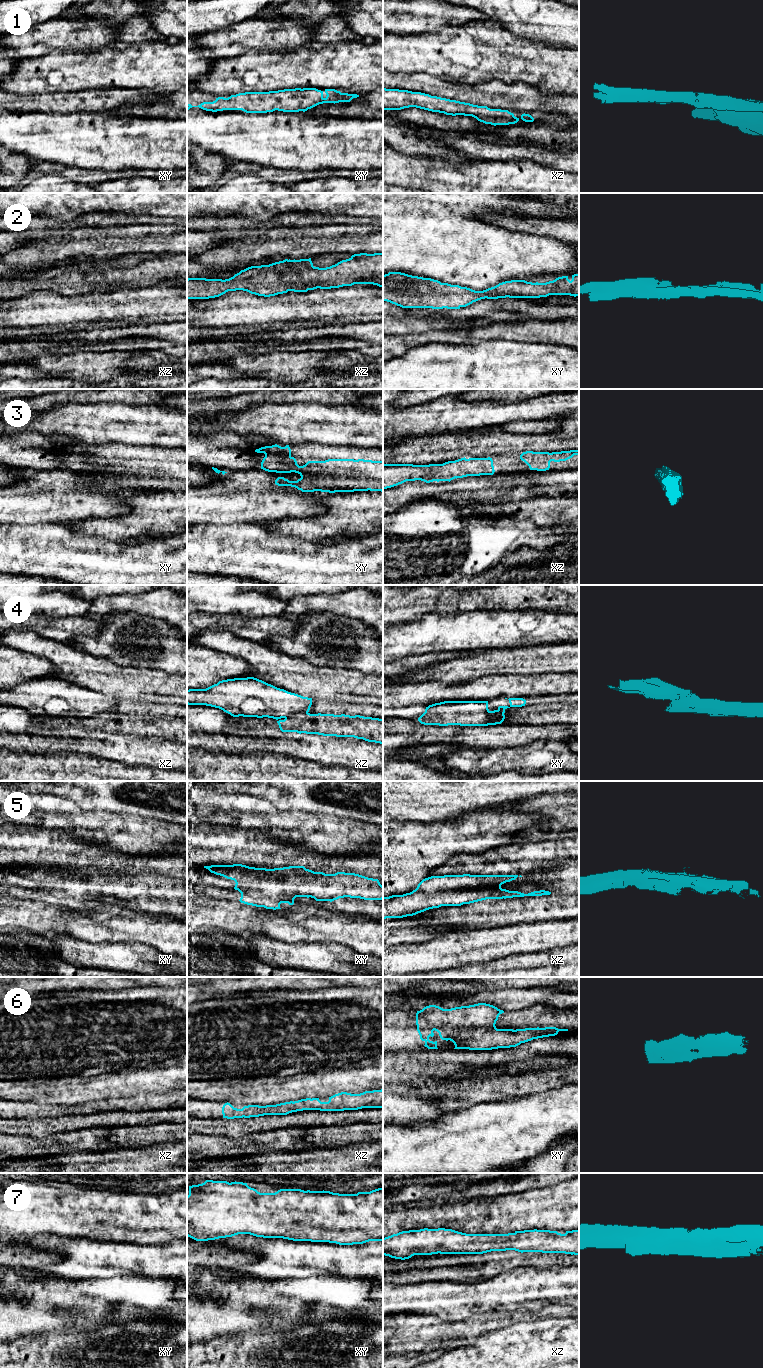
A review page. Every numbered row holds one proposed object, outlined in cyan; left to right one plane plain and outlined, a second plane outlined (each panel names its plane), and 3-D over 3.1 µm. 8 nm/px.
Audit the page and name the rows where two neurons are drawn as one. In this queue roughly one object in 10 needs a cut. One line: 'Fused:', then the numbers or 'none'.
Fused: 4

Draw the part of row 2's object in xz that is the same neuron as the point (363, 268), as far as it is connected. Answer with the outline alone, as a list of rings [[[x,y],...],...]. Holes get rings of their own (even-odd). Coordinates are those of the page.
[[[383,253],[354,254],[326,268],[314,267],[309,259],[288,260],[251,266],[229,279],[187,279],[188,299],[219,297],[228,291],[243,290],[258,296],[331,289],[354,284],[383,287]]]

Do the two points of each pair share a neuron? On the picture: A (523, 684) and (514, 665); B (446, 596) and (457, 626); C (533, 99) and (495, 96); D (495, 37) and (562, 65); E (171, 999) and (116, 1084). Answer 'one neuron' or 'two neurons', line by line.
A: two neurons
B: two neurons
C: one neuron
D: one neuron
E: two neurons

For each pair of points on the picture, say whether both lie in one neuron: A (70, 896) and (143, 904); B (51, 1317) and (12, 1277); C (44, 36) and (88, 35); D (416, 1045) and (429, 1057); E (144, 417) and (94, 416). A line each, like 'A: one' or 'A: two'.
A: one
B: one
C: one
D: two
E: one

